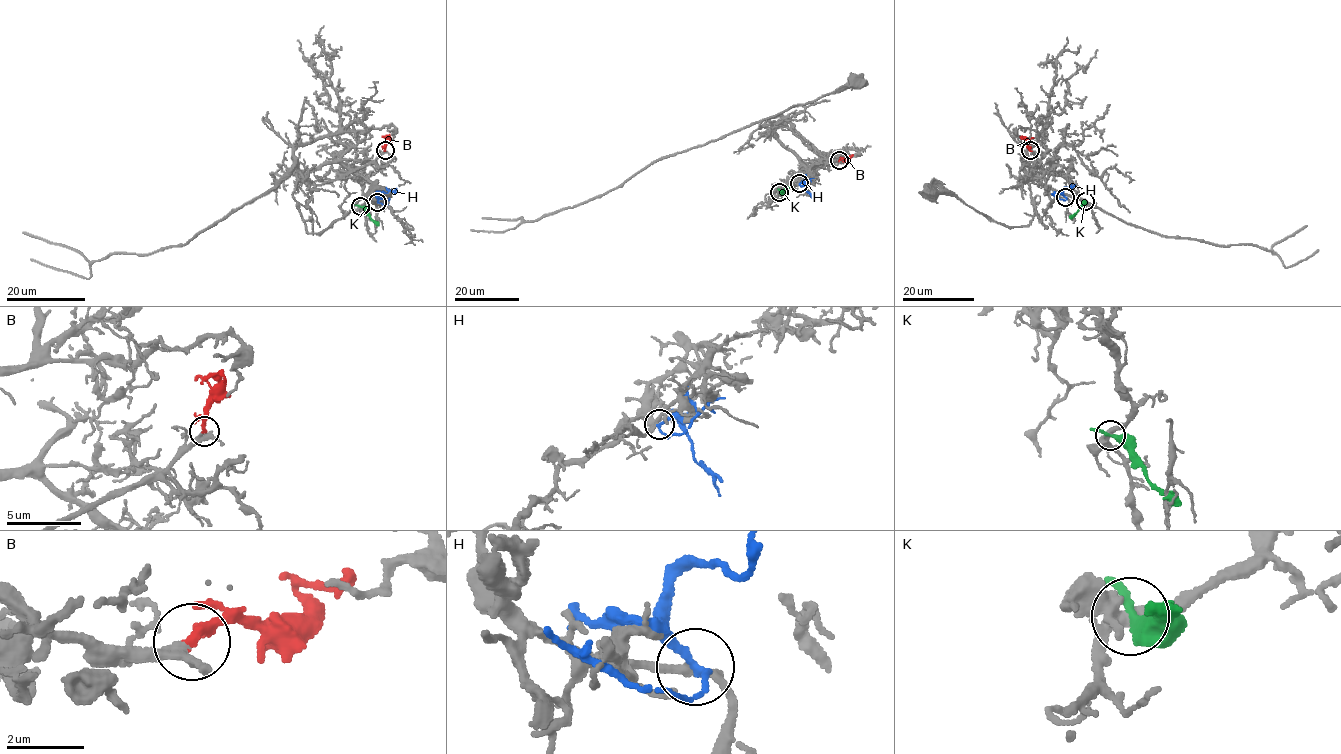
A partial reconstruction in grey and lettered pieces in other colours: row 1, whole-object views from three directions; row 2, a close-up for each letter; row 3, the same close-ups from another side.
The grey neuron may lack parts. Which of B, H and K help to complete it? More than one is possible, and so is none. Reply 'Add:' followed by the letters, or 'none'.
Add: B

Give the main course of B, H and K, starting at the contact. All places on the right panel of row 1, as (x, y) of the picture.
B: (1030, 151), (1028, 140), (1023, 136), (1022, 139)
H: (1066, 197), (1064, 188), (1070, 189), (1075, 184)
K: (1085, 201), (1070, 218)

